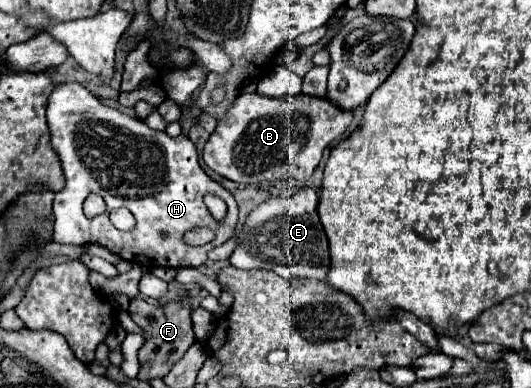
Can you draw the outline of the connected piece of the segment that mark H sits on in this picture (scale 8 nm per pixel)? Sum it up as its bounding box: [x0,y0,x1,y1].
[46,82,238,268]

